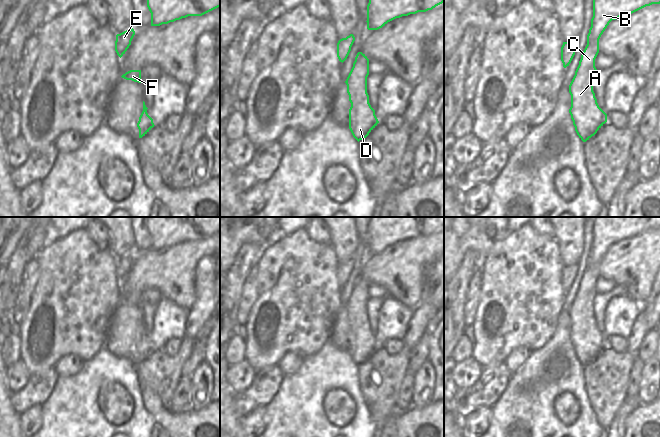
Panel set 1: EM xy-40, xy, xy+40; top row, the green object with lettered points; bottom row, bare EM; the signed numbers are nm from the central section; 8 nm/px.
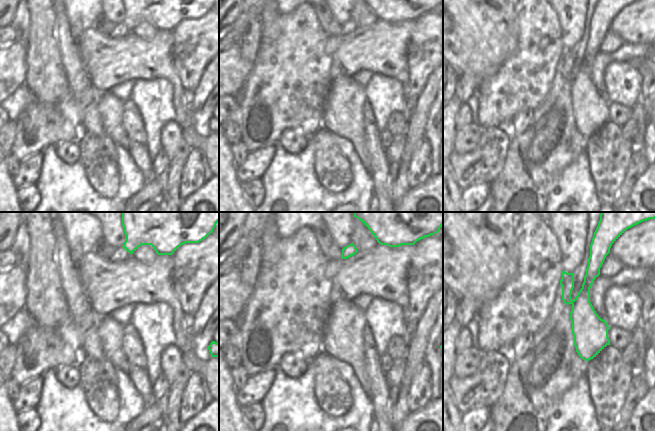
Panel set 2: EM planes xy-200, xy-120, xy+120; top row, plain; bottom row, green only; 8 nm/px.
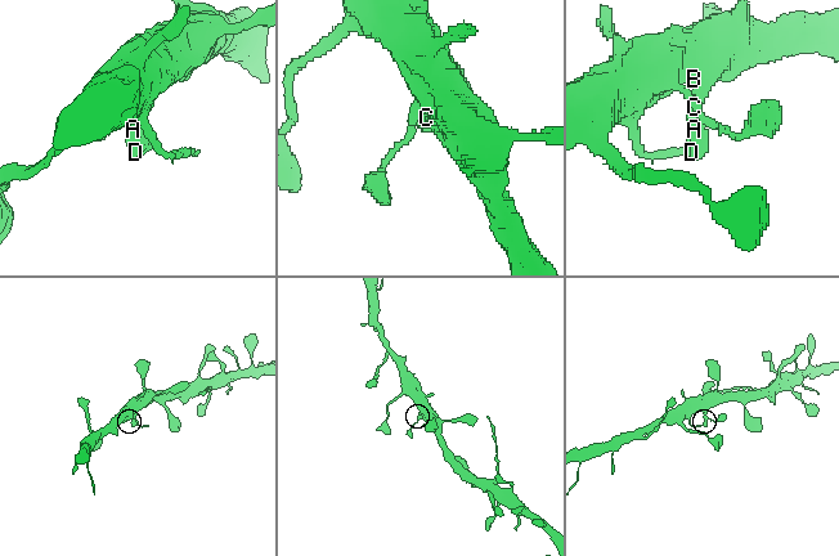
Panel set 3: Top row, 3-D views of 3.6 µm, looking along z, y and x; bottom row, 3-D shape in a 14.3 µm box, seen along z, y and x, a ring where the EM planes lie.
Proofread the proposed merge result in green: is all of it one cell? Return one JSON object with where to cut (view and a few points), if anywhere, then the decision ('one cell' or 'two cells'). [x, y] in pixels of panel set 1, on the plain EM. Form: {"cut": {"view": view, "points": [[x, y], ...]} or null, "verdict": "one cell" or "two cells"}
{"cut": null, "verdict": "one cell"}

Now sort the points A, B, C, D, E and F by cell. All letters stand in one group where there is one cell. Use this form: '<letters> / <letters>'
A B C D E F

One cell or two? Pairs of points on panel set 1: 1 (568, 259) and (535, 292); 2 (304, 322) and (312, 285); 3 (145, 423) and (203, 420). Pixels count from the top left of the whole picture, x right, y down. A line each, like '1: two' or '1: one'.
1: two
2: one
3: two

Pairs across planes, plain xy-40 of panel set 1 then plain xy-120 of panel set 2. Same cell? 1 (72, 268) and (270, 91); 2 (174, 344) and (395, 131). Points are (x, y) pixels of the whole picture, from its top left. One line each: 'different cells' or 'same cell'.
1: same cell
2: same cell

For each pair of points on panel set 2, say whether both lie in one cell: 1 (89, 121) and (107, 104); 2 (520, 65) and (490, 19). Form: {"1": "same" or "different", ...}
{"1": "different", "2": "different"}

